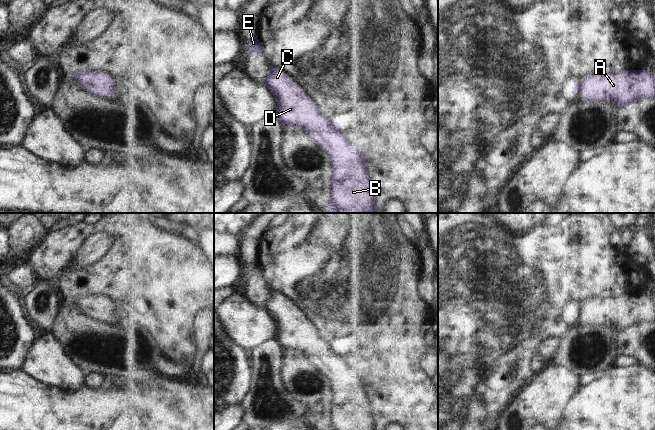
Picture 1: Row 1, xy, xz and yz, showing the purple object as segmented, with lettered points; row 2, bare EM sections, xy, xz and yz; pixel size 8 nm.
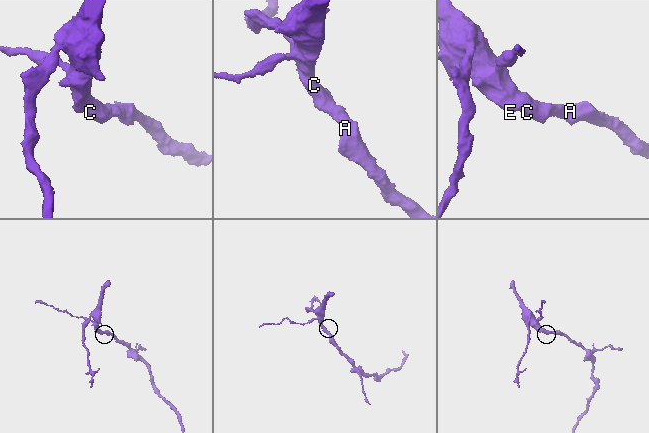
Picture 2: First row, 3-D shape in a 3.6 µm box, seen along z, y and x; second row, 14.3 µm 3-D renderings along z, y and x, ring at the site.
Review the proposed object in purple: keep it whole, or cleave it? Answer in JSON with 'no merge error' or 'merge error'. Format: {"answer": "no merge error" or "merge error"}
{"answer": "no merge error"}

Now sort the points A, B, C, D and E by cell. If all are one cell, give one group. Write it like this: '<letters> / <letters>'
A B C D E

